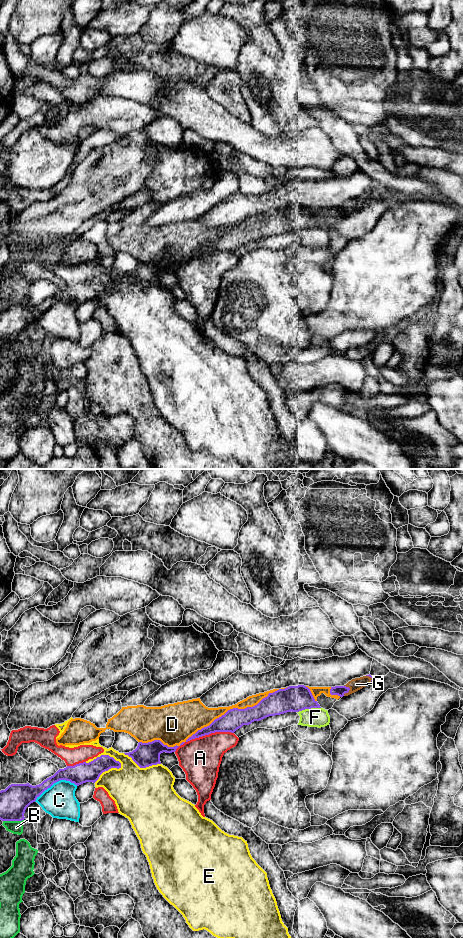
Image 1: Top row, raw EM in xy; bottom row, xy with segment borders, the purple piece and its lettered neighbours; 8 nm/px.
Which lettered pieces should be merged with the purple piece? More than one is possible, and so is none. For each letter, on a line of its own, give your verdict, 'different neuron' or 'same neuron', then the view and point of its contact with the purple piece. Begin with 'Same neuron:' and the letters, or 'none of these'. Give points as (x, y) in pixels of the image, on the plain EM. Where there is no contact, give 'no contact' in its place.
Same neuron: none of these
A: different neuron; meets purple in xy at (203, 255)
B: different neuron; meets purple in xy at (13, 340)
C: different neuron; meets purple in xy at (55, 302)
D: different neuron; meets purple in xy at (210, 244)
E: different neuron; meets purple in xy at (108, 289)
F: different neuron; meets purple in xy at (308, 228)
G: different neuron; meets purple in xy at (348, 211)

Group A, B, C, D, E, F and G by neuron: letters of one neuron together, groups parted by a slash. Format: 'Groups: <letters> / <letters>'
Groups: A / B / C / D G / E / F

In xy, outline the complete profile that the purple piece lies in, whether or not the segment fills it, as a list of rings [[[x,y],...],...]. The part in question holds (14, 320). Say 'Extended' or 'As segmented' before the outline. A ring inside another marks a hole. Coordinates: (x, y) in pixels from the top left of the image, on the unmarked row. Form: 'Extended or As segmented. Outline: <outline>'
As segmented. Outline: [[[101,275],[93,281],[79,283],[59,289],[53,296],[41,304],[11,304],[0,311],[0,340],[22,341],[26,328],[54,303],[60,300],[70,301],[79,306],[86,302],[95,303],[100,295],[111,288],[121,288],[121,283],[109,275]]]

